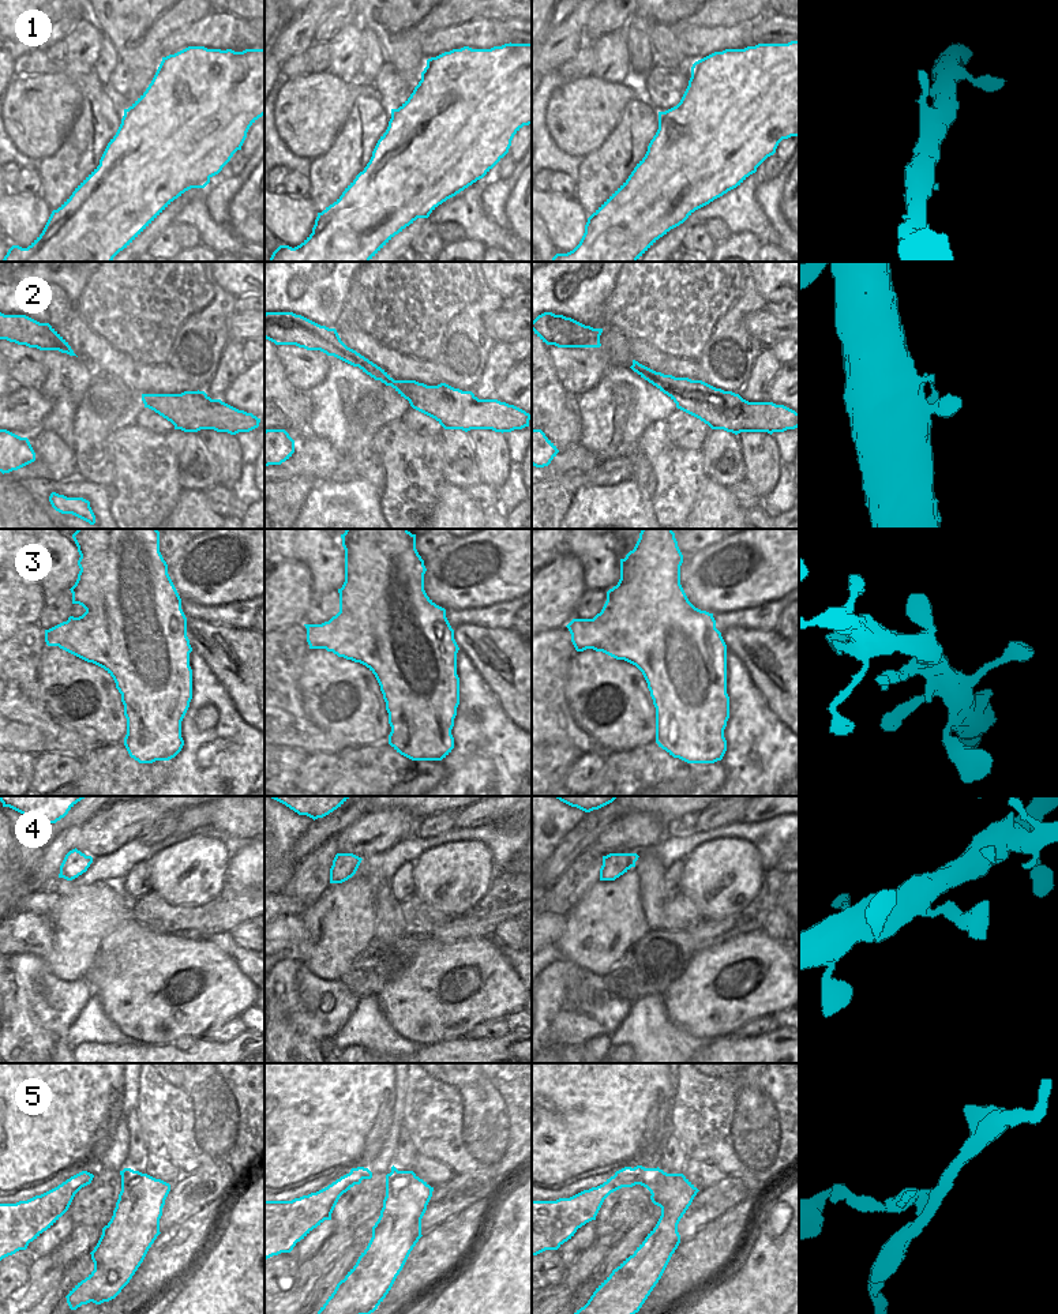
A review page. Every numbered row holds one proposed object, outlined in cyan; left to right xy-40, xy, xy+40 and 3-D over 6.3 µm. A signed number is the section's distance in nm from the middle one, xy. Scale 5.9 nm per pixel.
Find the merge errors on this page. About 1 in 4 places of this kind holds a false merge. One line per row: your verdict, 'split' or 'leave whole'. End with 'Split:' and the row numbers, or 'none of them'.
1: leave whole
2: leave whole
3: split
4: leave whole
5: split
Split: 3, 5

